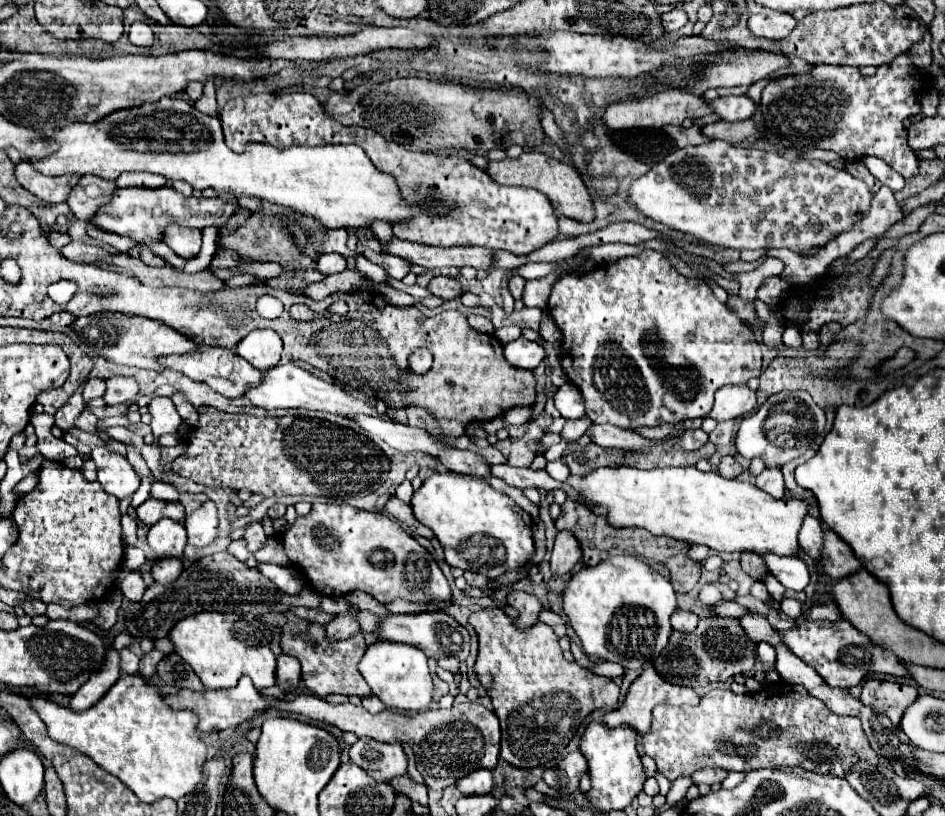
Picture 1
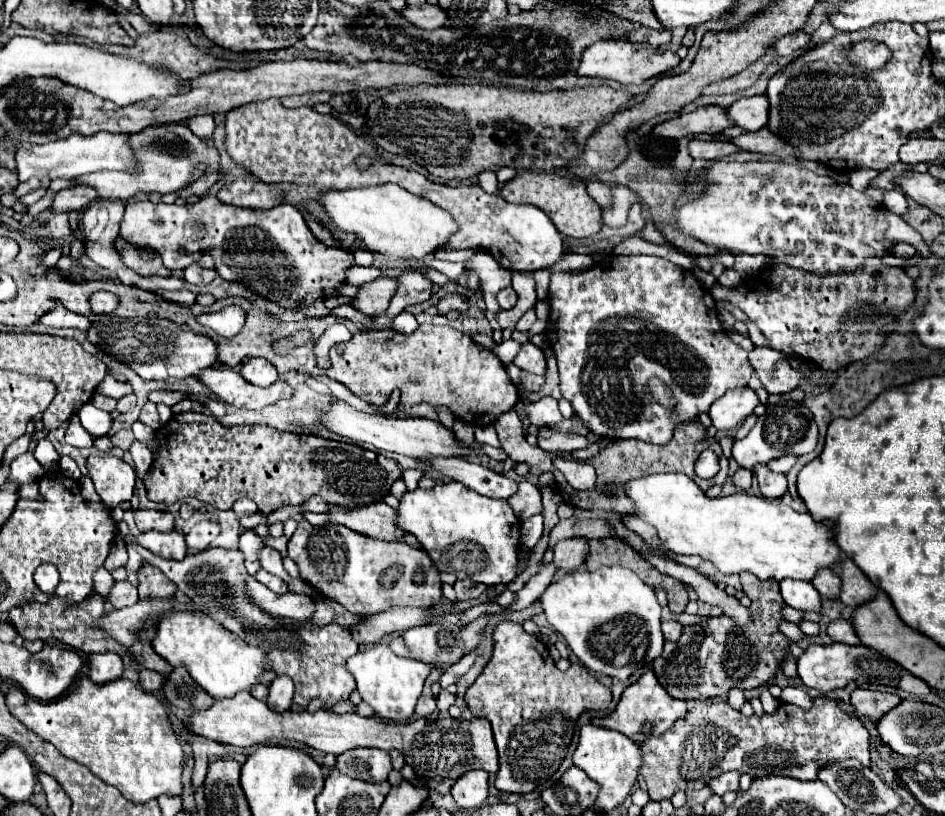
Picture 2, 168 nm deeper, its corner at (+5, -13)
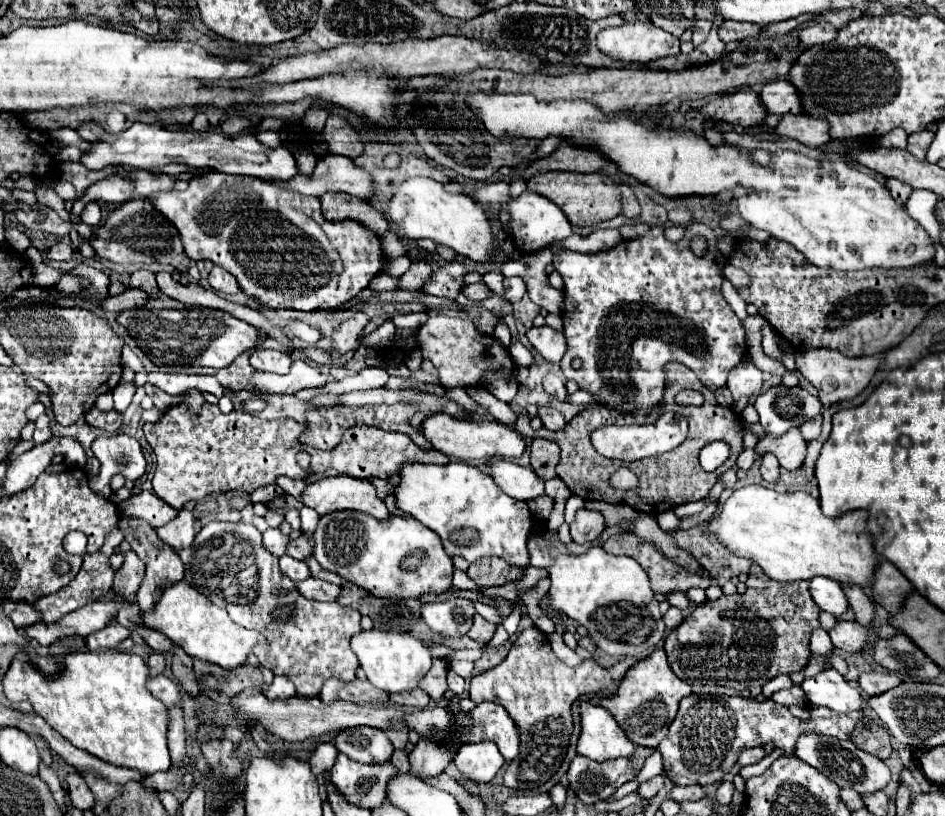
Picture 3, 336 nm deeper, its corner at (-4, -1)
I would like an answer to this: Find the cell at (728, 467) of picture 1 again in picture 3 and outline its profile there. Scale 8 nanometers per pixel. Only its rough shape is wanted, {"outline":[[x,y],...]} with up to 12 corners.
{"outline":[[773,455],[761,459],[761,475],[769,483],[779,481],[779,463]]}

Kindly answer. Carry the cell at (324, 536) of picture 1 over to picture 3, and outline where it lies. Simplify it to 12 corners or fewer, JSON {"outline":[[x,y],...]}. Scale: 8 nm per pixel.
{"outline":[[329,513],[323,569],[375,597],[445,593],[439,535],[413,517]]}

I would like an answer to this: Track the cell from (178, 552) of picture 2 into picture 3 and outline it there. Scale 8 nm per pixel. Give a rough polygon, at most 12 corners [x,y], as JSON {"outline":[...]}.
{"outline":[[181,509],[159,527],[161,541],[175,551],[191,547],[197,533],[193,513]]}

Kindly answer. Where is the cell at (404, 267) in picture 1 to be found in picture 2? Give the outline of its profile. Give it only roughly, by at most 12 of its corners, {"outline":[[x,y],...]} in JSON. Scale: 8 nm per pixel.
{"outline":[[398,271],[398,291],[388,307],[398,315],[432,295],[432,283],[416,271]]}

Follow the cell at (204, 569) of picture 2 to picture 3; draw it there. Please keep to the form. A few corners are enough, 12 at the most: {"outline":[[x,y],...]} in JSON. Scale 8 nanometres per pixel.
{"outline":[[211,521],[187,583],[259,629],[261,667],[355,679],[361,613],[305,599],[257,527]]}

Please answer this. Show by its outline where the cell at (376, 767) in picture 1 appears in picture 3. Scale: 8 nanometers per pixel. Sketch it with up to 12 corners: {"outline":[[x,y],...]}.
{"outline":[[349,727],[337,751],[361,763],[385,763],[393,745],[385,731]]}

